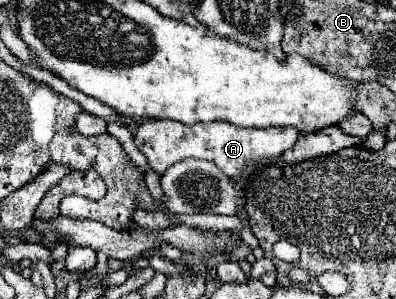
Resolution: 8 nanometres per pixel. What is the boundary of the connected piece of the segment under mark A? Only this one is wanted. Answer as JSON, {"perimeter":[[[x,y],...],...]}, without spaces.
{"perimeter":[[[144,120],[138,130],[136,130],[136,136],[134,136],[134,142],[138,146],[138,150],[148,158],[148,164],[150,168],[156,172],[156,174],[164,174],[172,164],[180,162],[180,160],[186,160],[186,158],[202,158],[202,160],[210,160],[214,162],[224,174],[228,174],[230,178],[242,178],[246,174],[246,170],[250,166],[256,166],[256,164],[272,164],[276,162],[288,148],[294,146],[294,142],[298,140],[298,132],[294,128],[280,128],[280,126],[272,126],[272,128],[238,128],[234,124],[228,124],[228,122],[200,122],[200,124],[192,124],[192,126],[186,126],[186,124],[180,124],[180,122],[174,122],[174,120]]]}

